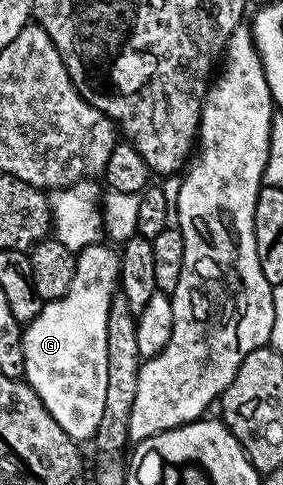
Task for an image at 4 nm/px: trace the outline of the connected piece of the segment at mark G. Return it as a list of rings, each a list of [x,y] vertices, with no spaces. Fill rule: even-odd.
[[[106,242],[77,253],[76,278],[63,296],[45,301],[36,318],[25,325],[24,380],[56,418],[60,430],[75,442],[93,441],[104,414],[108,387],[108,310],[120,283],[121,255]]]

